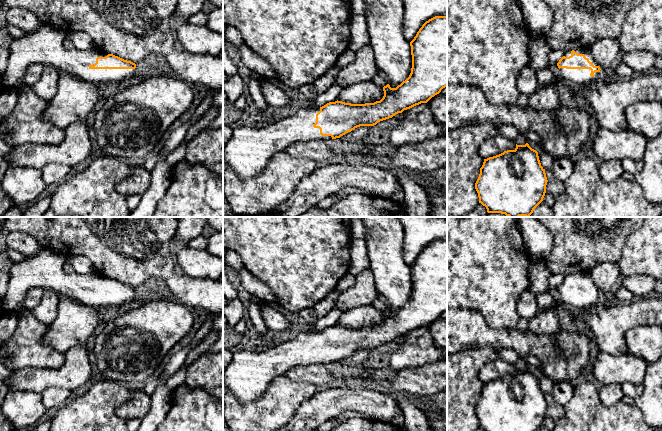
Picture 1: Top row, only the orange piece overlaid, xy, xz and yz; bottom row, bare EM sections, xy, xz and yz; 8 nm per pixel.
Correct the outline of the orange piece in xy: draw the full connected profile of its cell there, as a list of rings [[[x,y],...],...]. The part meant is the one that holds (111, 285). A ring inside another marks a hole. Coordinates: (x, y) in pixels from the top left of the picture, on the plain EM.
[[[42,248],[37,254],[27,256],[22,262],[14,262],[9,272],[9,282],[7,292],[2,299],[3,308],[8,311],[18,312],[28,309],[23,304],[28,291],[32,288],[42,288],[52,290],[60,297],[75,300],[83,305],[98,307],[117,307],[128,308],[133,306],[136,288],[124,284],[113,278],[104,277],[96,272],[90,274],[68,274],[63,269],[64,257],[51,249]]]

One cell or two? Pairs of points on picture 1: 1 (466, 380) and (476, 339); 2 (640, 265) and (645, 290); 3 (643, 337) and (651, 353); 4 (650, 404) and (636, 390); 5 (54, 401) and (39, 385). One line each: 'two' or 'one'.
1: two
2: two
3: one
4: two
5: two

